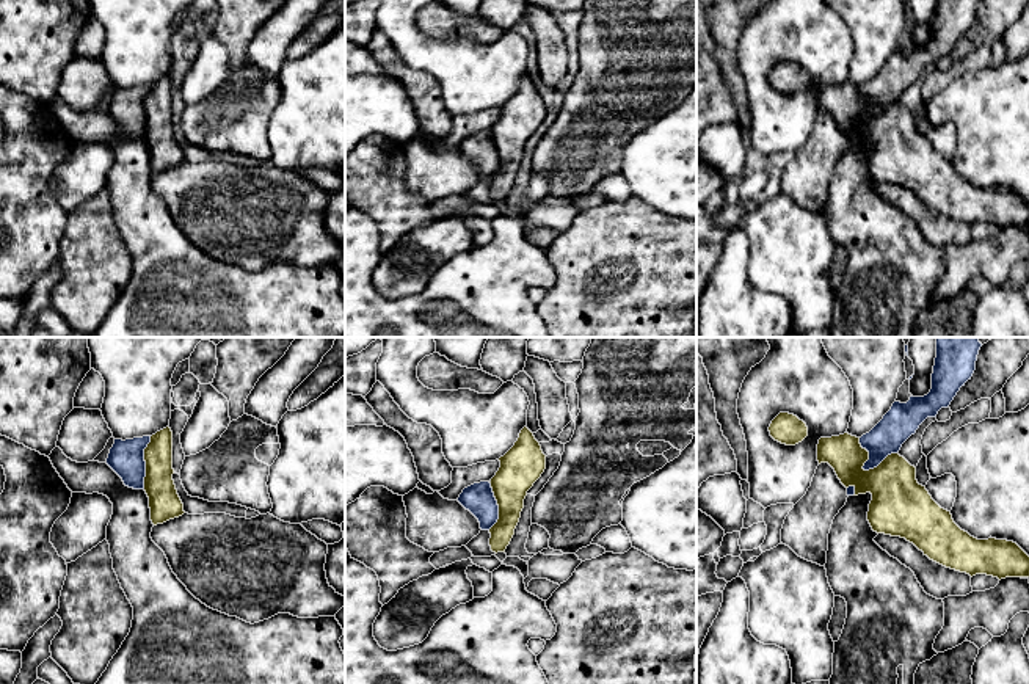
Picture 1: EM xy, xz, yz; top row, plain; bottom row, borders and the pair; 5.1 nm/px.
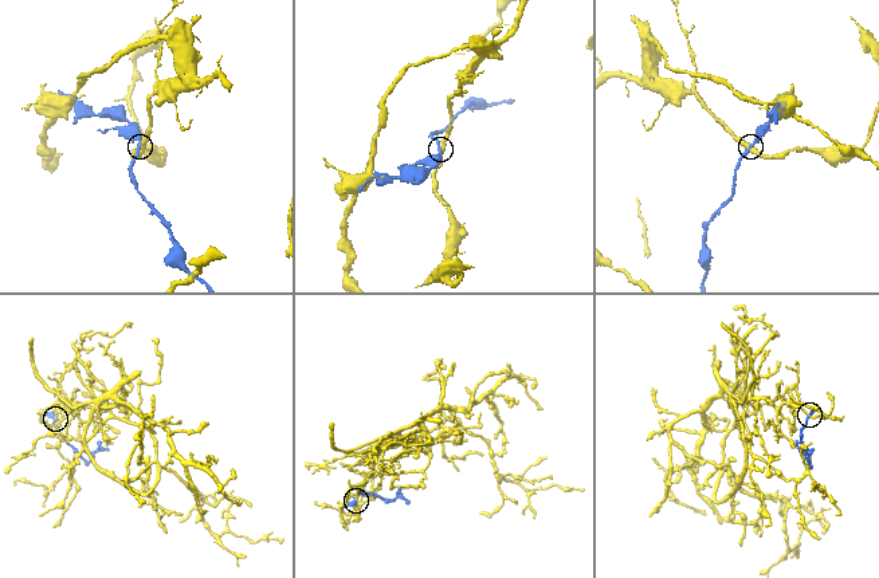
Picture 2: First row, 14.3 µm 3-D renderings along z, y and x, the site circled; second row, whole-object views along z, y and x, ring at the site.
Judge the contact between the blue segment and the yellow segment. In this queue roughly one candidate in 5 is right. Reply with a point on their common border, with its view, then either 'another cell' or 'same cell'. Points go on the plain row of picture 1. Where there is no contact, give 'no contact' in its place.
meets blue in yz at (865, 118); another cell

